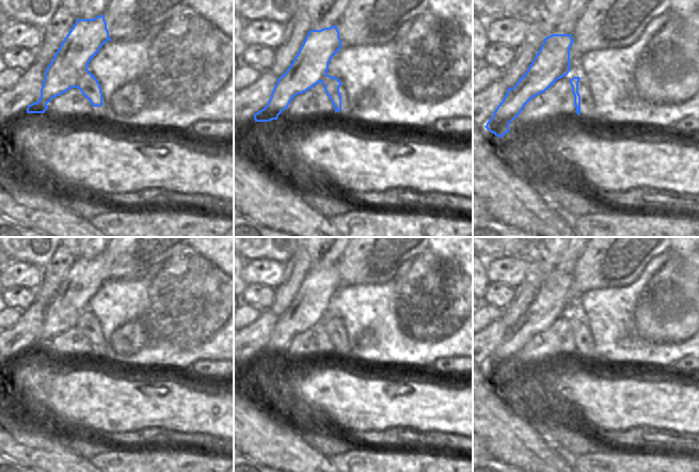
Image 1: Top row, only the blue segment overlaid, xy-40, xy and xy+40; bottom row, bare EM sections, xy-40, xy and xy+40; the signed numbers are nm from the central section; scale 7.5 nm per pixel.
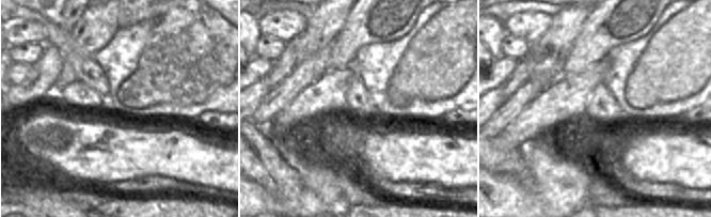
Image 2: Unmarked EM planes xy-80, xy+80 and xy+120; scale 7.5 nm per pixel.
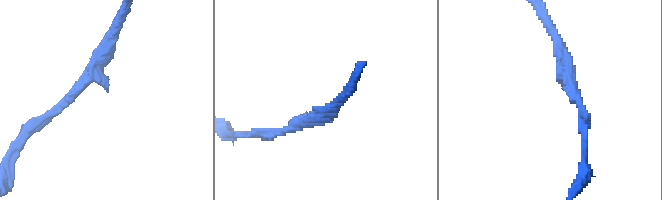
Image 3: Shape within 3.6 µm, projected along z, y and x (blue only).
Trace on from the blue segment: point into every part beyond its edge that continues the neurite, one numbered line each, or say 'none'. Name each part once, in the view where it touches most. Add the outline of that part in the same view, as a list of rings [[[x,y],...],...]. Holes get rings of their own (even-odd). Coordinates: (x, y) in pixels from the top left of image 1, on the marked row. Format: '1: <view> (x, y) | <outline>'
none

